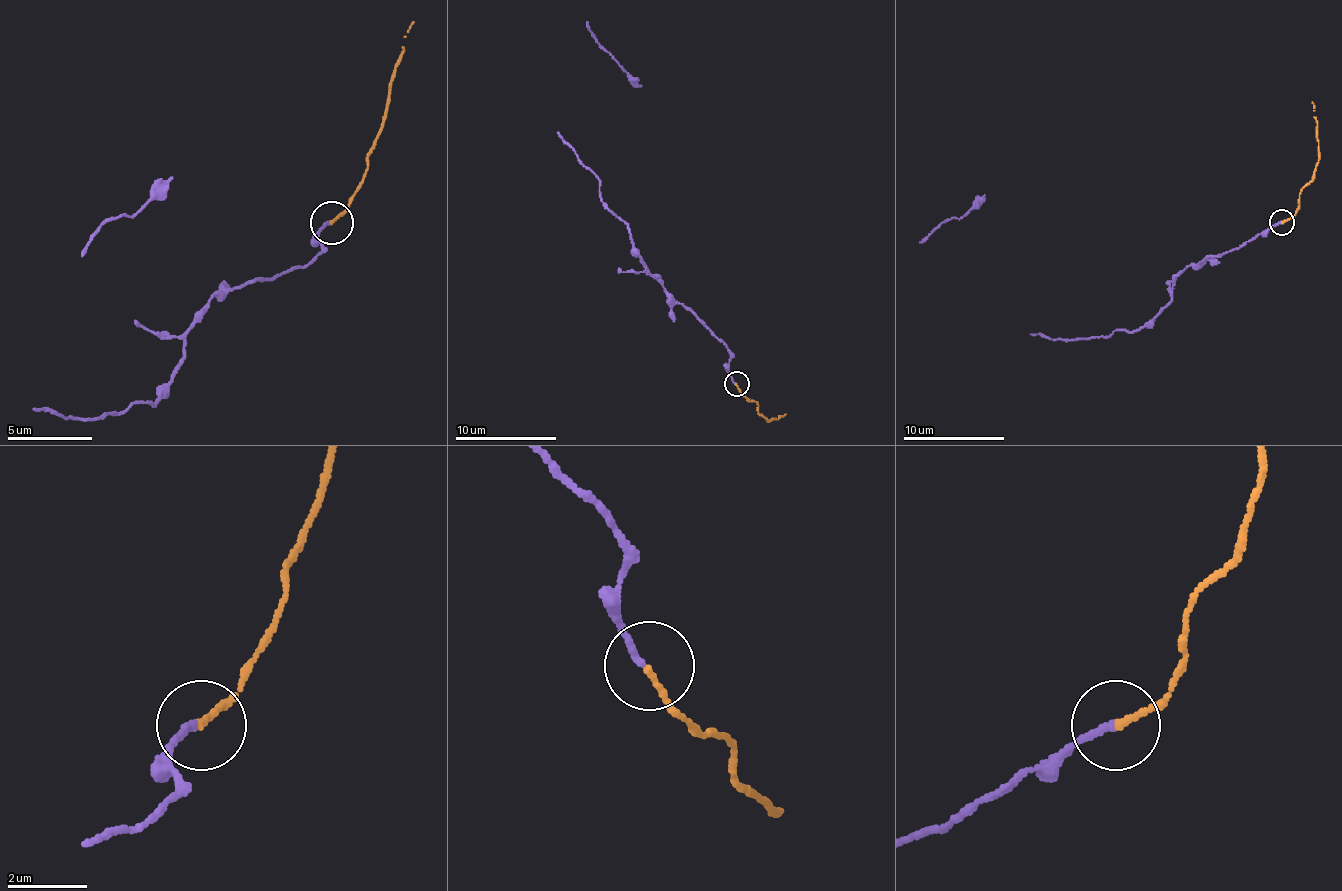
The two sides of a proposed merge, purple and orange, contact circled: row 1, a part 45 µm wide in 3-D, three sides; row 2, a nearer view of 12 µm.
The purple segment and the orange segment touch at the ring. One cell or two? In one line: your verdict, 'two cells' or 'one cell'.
one cell

